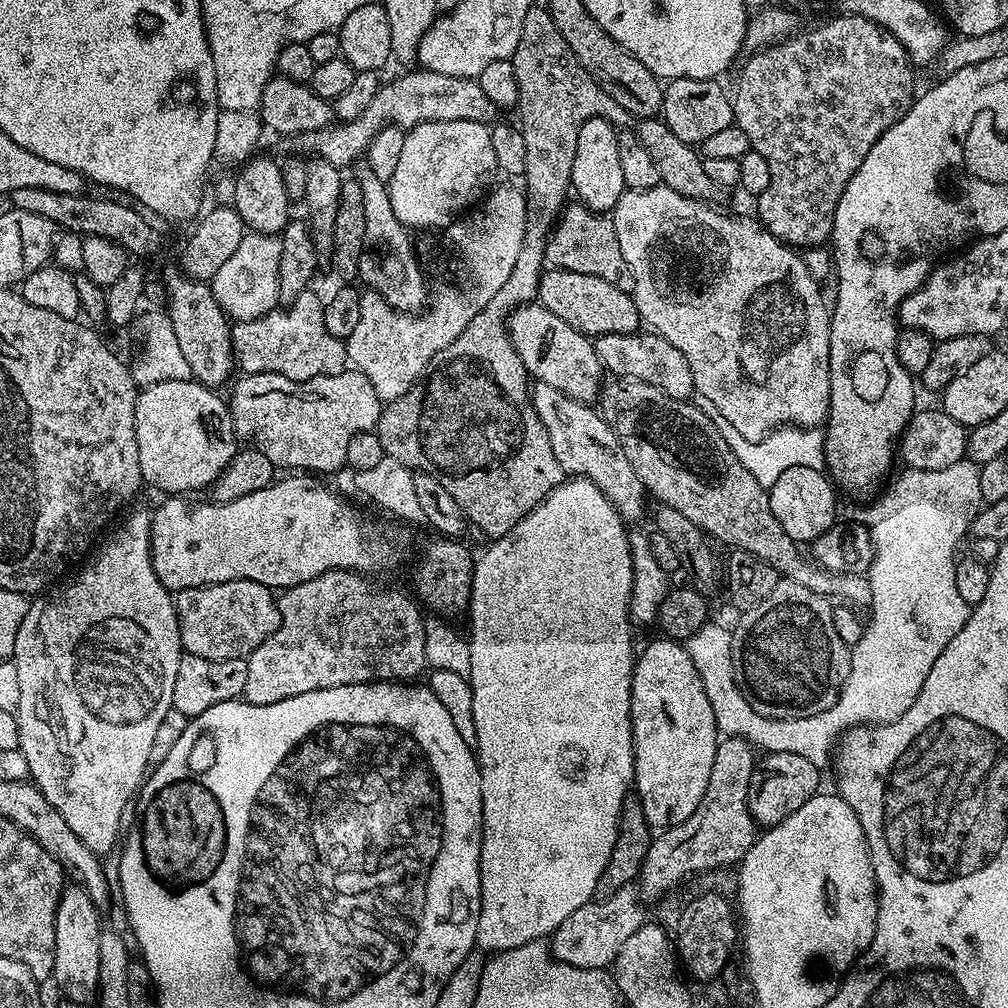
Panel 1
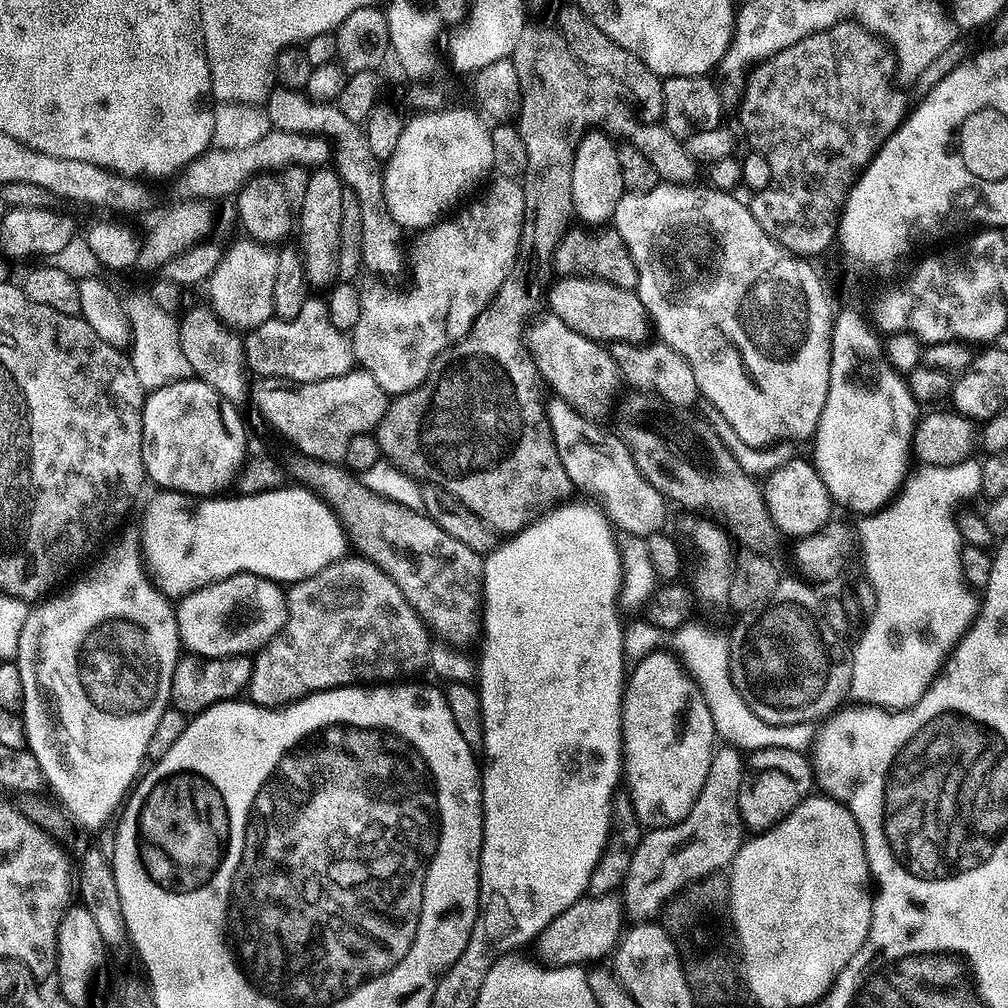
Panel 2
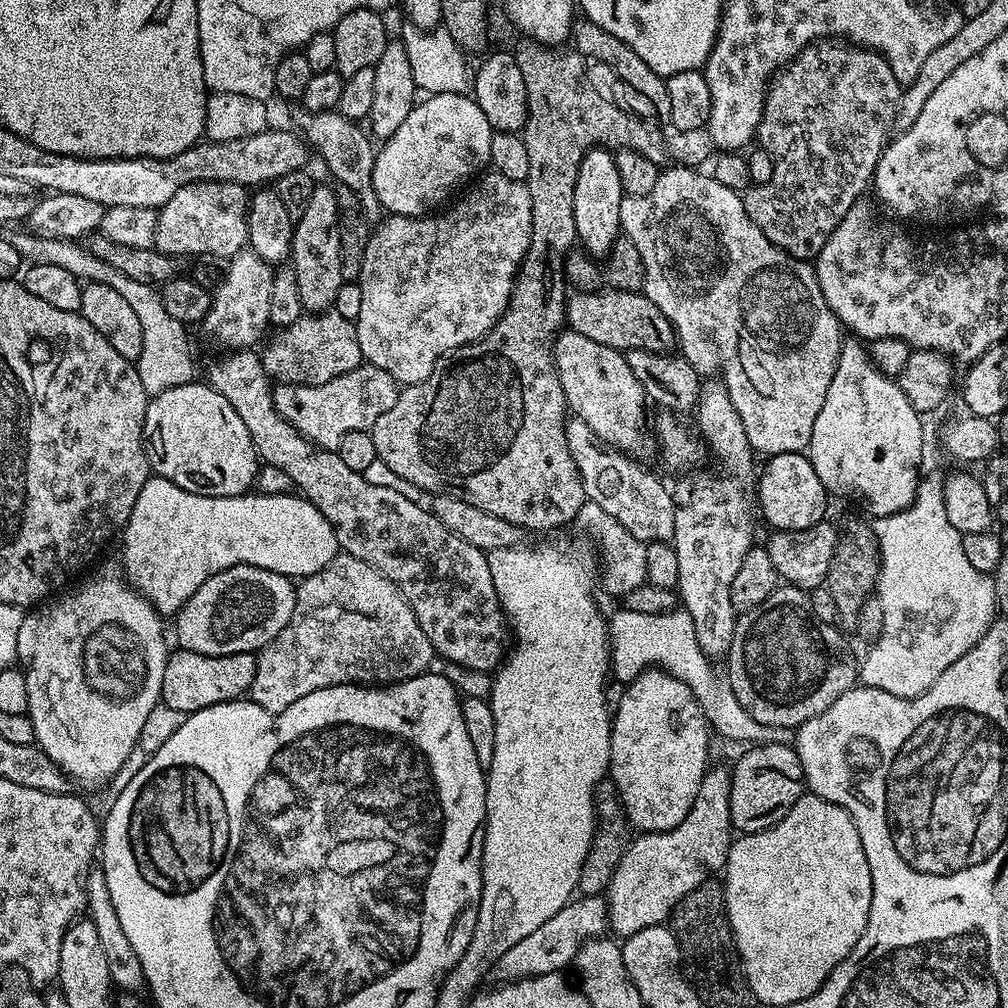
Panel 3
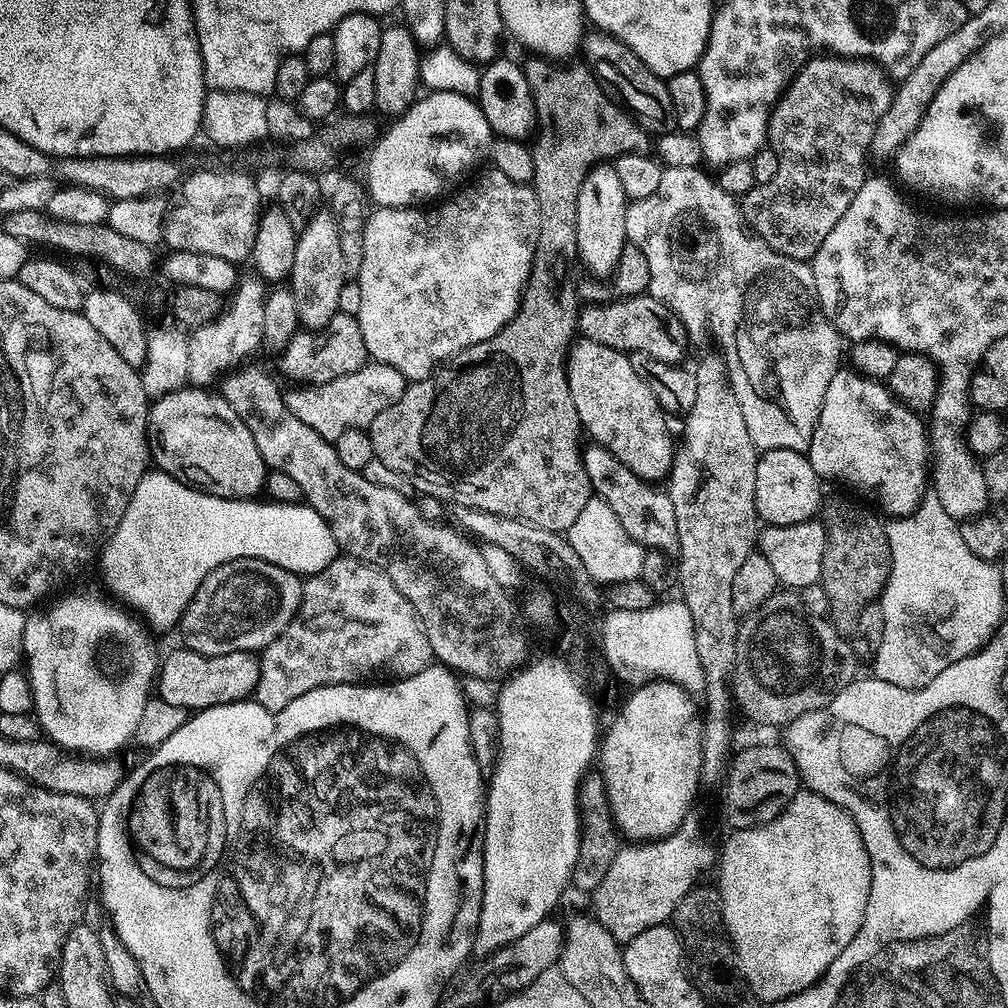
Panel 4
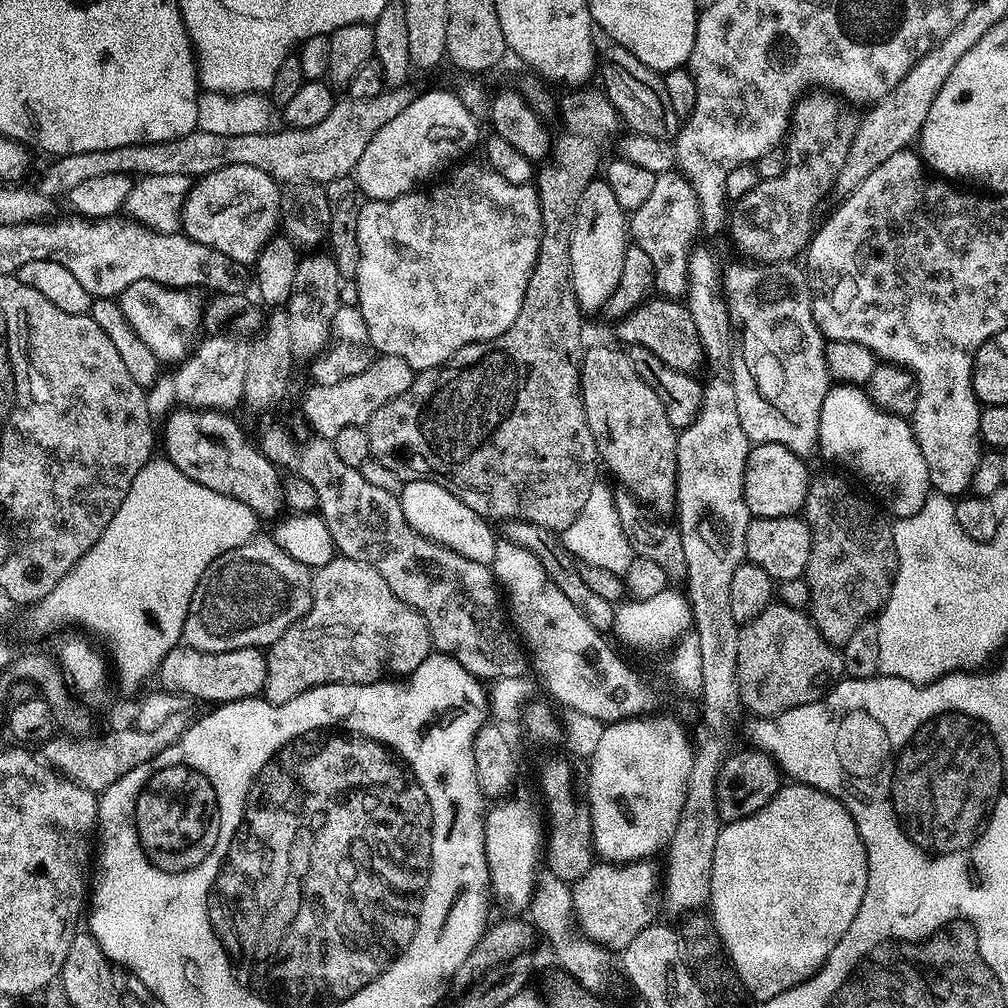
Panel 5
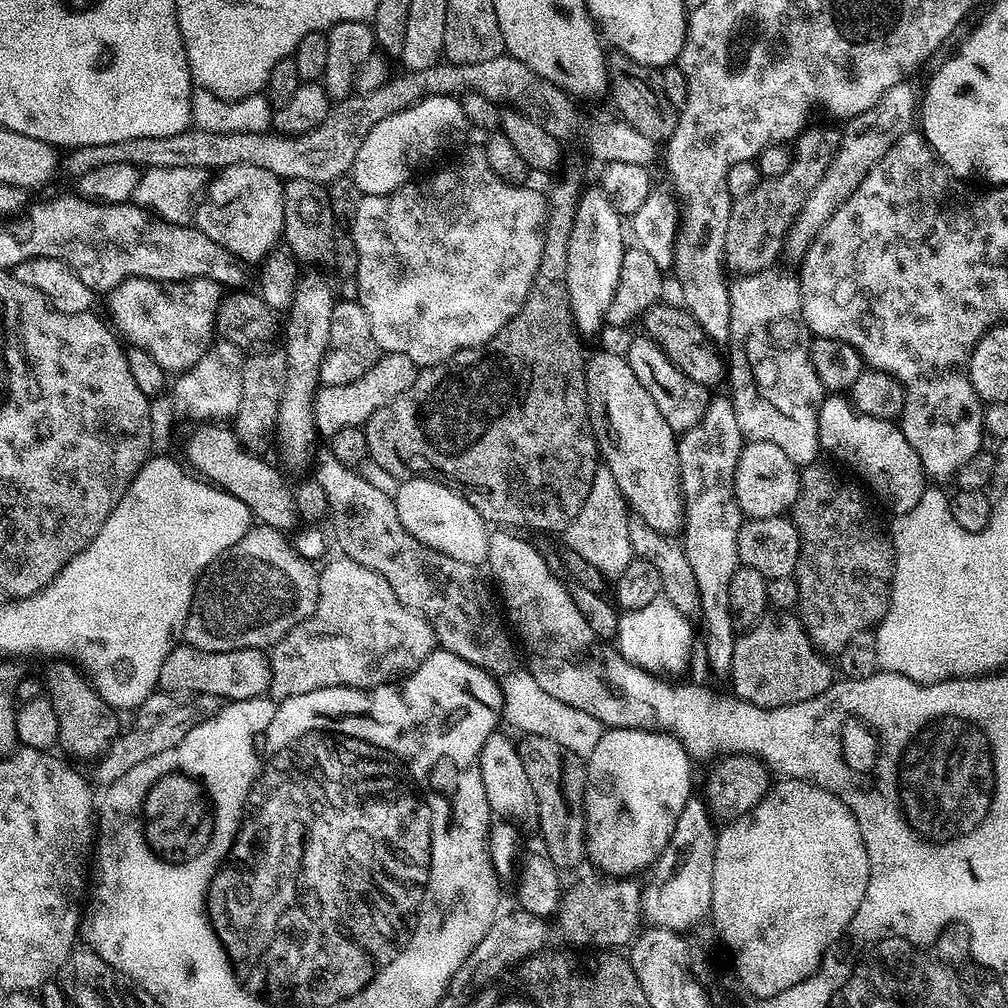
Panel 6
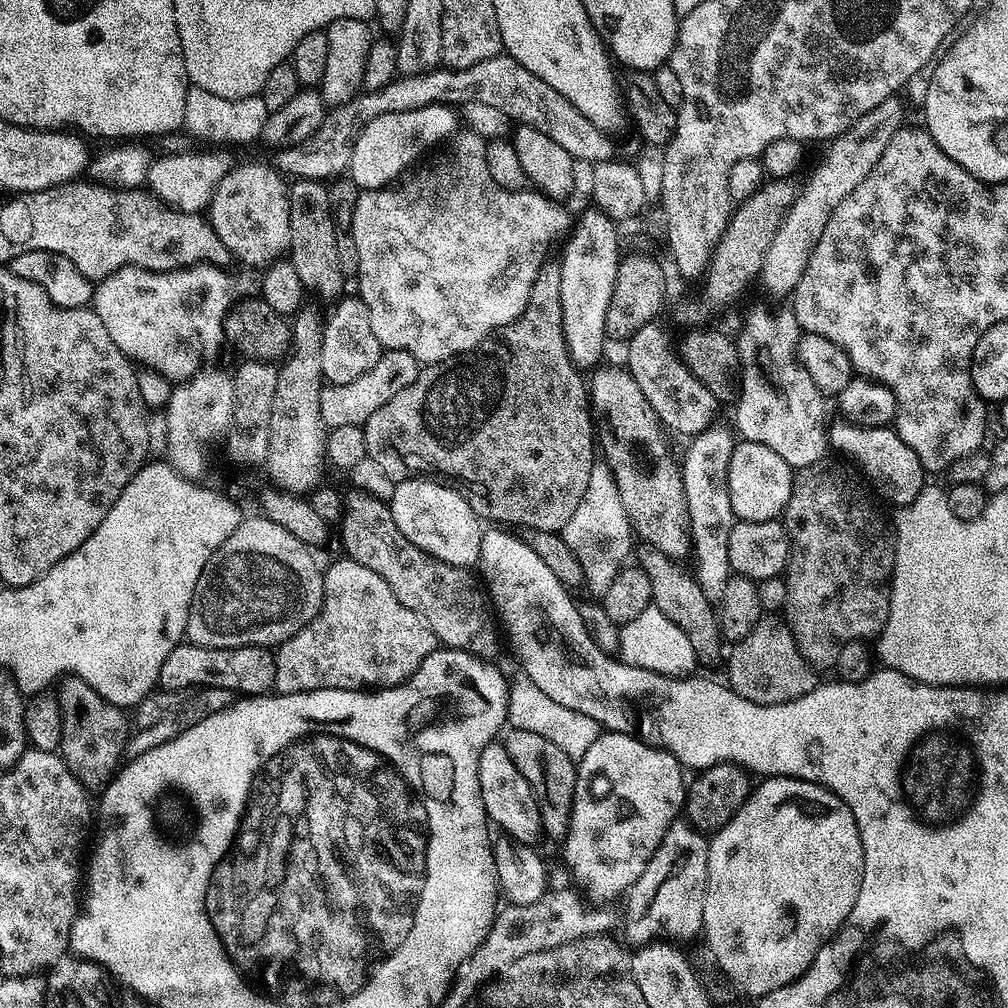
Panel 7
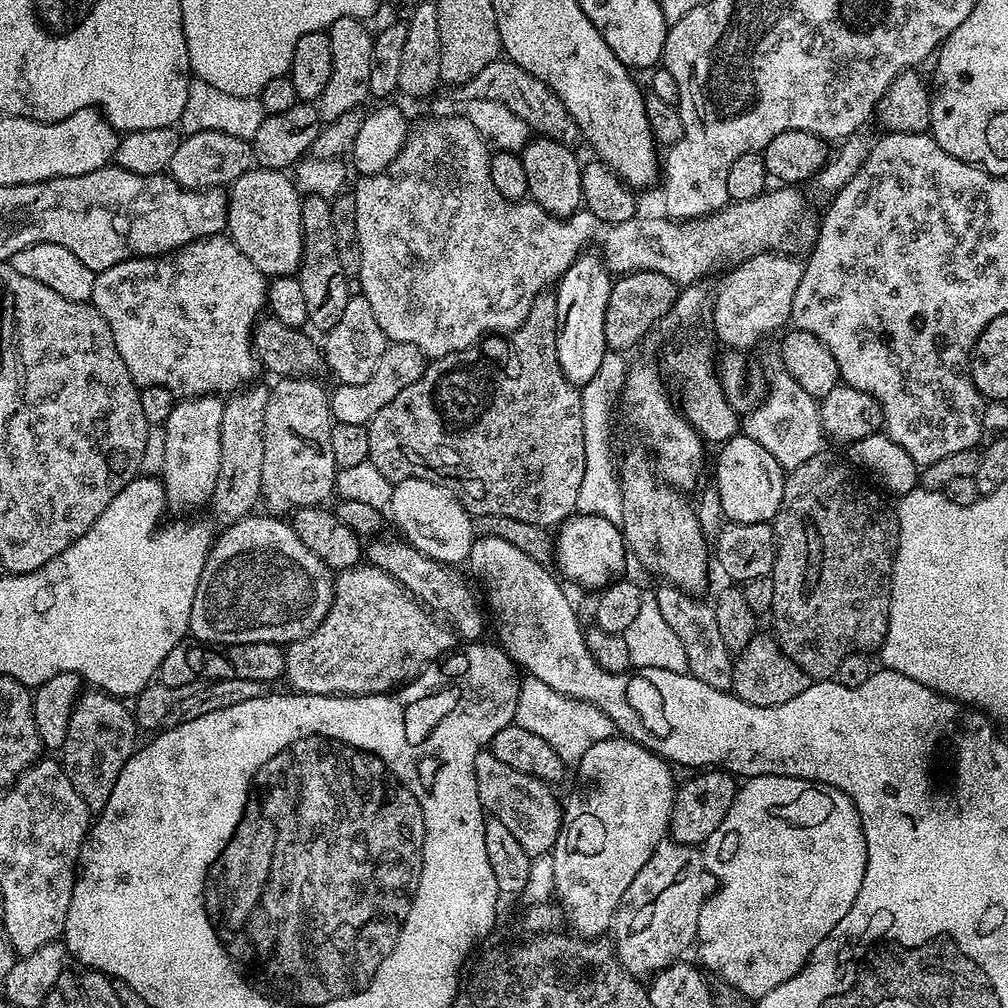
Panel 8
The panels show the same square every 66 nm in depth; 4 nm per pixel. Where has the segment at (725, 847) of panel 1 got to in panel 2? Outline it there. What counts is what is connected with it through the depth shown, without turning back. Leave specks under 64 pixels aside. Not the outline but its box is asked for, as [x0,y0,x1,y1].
[622,746,746,921]

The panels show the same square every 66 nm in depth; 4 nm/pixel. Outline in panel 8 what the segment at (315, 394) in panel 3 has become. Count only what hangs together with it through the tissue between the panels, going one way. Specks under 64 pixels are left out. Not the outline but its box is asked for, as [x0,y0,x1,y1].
[330,343,426,426]

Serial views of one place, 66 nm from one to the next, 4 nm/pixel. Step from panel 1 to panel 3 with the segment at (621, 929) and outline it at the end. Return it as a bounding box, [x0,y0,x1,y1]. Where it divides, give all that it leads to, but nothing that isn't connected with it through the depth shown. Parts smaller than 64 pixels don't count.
[491,895,609,985]

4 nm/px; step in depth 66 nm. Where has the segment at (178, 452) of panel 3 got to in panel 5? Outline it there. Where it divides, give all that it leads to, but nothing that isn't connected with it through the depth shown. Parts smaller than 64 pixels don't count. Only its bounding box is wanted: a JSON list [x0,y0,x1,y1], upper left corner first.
[162,406,286,518]

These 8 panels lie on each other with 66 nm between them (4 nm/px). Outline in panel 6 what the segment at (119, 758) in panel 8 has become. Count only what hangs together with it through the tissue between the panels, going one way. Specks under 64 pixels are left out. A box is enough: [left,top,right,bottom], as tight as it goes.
[46,662,122,762]

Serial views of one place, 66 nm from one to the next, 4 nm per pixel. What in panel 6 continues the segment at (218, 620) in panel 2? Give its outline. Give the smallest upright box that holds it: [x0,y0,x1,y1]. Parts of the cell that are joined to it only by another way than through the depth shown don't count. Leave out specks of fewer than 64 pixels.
[183,526,320,652]

